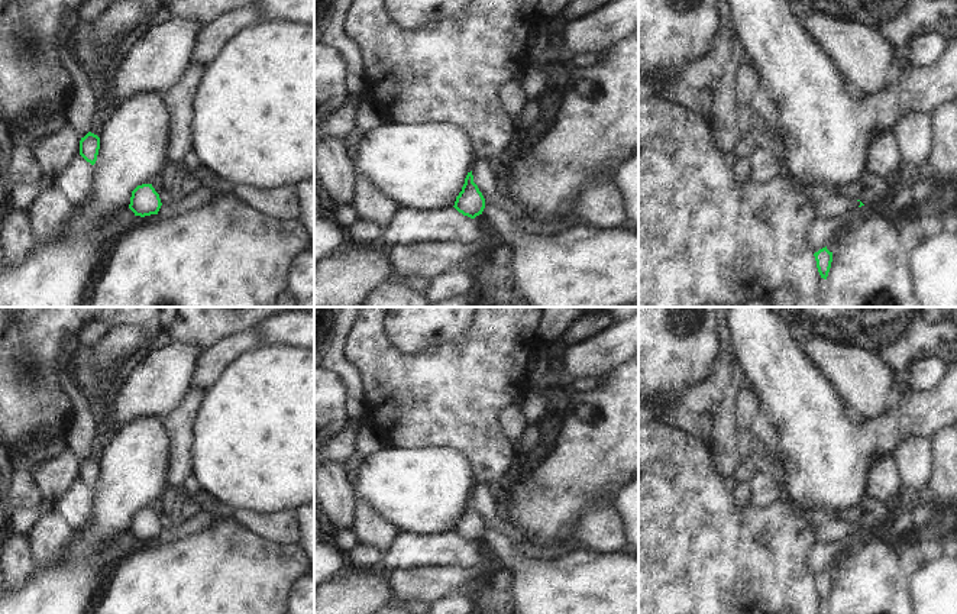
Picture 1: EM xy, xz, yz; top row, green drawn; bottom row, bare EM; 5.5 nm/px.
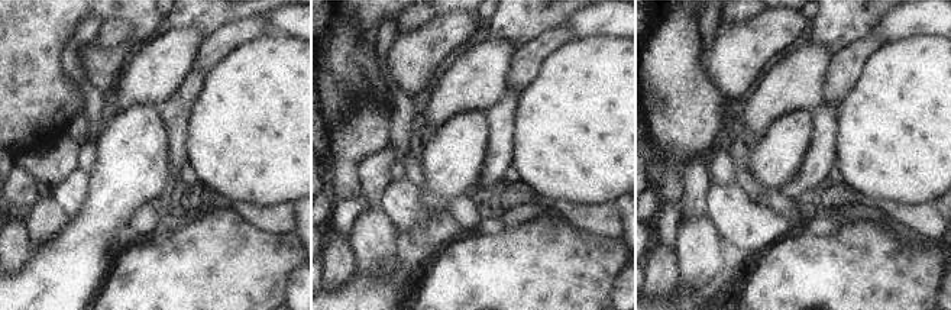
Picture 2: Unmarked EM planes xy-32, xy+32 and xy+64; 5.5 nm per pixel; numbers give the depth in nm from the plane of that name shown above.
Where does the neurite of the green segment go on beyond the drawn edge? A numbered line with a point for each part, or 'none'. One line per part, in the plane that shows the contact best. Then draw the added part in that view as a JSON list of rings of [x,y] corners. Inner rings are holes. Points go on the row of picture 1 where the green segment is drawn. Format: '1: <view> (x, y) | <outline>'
none

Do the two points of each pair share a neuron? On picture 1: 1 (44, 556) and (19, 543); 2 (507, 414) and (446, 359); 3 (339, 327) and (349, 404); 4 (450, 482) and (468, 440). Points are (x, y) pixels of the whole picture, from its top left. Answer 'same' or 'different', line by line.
1: different
2: different
3: same
4: different

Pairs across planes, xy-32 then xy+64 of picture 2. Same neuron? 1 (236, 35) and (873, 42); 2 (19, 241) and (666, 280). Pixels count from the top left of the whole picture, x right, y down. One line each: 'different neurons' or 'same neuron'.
1: same neuron
2: same neuron

